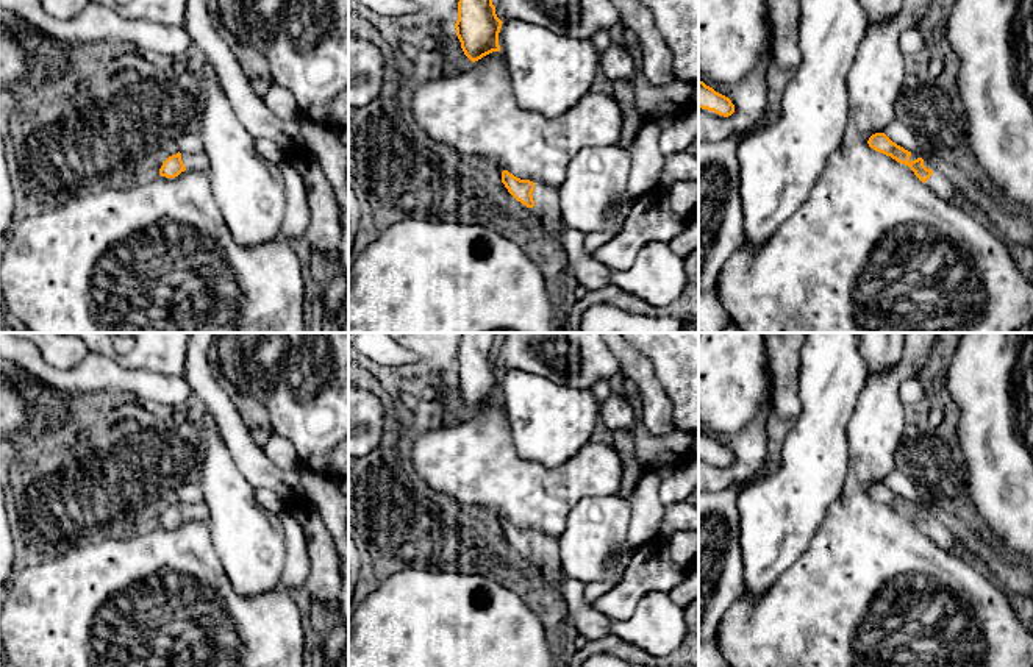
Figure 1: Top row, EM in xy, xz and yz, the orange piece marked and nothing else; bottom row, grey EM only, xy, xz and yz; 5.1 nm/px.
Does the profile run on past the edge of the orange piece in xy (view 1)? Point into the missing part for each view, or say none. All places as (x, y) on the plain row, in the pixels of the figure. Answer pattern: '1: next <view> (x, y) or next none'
1: next xy (197, 511)

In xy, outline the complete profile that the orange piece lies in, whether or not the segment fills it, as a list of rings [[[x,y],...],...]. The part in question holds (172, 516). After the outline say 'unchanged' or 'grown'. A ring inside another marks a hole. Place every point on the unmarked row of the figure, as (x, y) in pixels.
[[[177,503],[169,506],[161,519],[159,525],[166,528],[175,528],[184,520],[208,520],[208,508],[205,503]]]; grown

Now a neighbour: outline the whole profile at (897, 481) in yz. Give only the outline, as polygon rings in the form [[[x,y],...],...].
[[[892,470],[886,478],[885,484],[895,492],[897,495],[903,497],[905,500],[920,506],[924,503],[924,495],[917,489],[917,486],[900,470]]]

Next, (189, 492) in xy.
[[[195,481],[180,483],[177,486],[177,495],[180,503],[194,505],[205,501],[200,486]]]

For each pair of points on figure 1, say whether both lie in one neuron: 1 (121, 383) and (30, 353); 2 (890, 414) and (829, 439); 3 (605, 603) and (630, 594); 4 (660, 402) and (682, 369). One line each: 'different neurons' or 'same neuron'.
1: same neuron
2: different neurons
3: same neuron
4: different neurons

